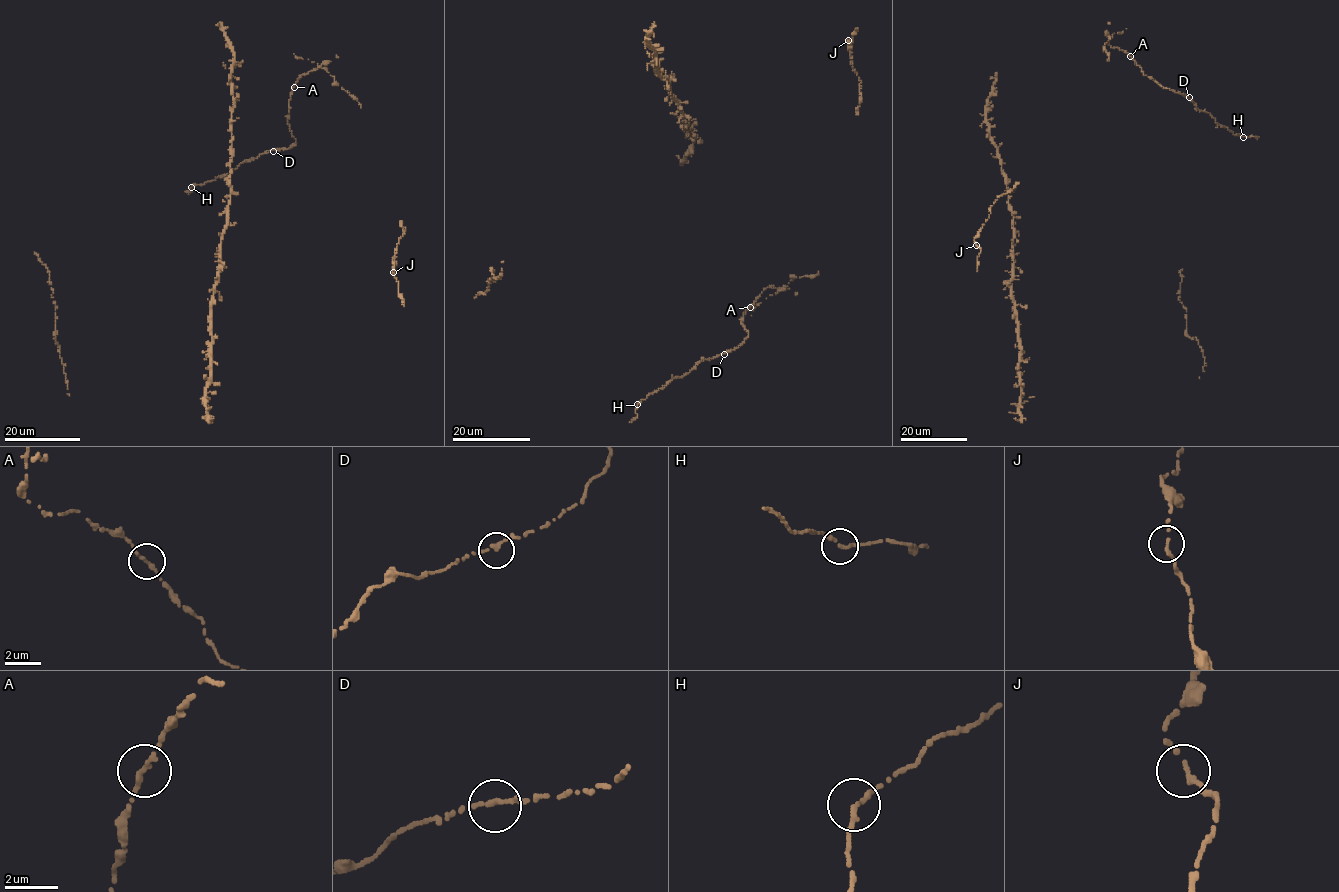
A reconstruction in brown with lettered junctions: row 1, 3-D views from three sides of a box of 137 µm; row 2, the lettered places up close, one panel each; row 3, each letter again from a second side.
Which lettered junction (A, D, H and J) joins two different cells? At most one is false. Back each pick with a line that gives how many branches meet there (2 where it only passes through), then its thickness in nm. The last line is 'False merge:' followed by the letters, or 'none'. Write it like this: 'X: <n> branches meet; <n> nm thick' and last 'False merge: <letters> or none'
False merge: none

